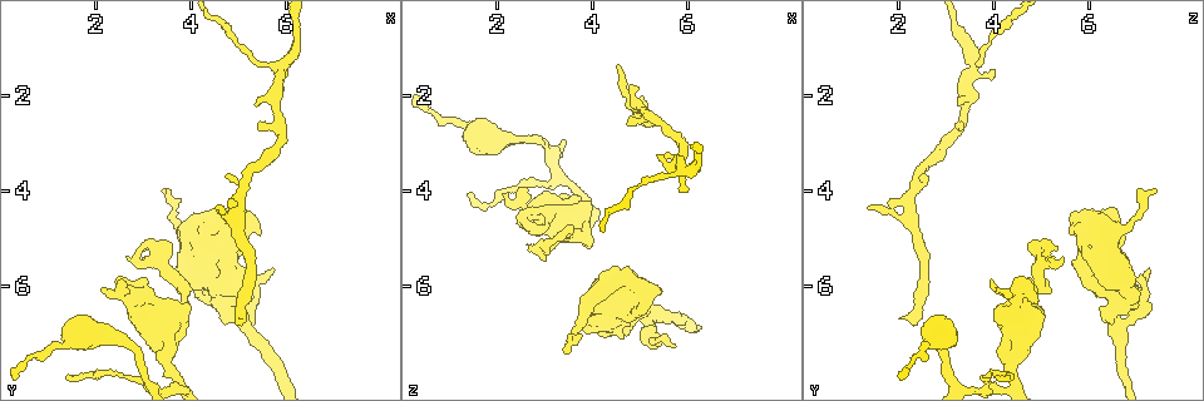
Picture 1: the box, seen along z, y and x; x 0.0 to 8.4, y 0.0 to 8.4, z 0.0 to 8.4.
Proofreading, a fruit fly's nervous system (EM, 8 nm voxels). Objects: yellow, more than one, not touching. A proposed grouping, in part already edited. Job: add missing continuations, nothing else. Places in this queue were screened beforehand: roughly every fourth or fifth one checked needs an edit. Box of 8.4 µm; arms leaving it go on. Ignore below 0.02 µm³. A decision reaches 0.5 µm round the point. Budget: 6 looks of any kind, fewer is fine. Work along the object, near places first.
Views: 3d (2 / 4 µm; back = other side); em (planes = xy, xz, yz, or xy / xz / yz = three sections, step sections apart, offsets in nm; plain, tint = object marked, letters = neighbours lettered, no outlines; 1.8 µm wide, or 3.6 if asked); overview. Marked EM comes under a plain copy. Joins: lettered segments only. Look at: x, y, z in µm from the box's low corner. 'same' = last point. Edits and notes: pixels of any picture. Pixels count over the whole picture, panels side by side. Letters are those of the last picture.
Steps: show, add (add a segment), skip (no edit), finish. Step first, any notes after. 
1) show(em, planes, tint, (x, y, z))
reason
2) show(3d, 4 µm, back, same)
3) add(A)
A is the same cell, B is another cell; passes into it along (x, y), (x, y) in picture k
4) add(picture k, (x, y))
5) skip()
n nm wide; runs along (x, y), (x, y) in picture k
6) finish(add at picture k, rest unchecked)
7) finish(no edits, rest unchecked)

show(em, planes, tint, (5.40, 2.60, 3.35))
thin end

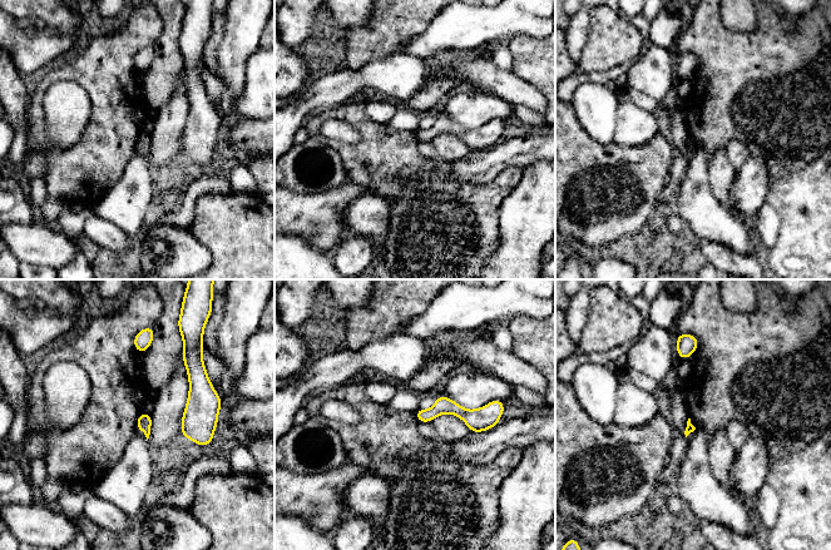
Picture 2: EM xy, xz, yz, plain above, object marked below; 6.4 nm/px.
show(em, planes, letters, same)

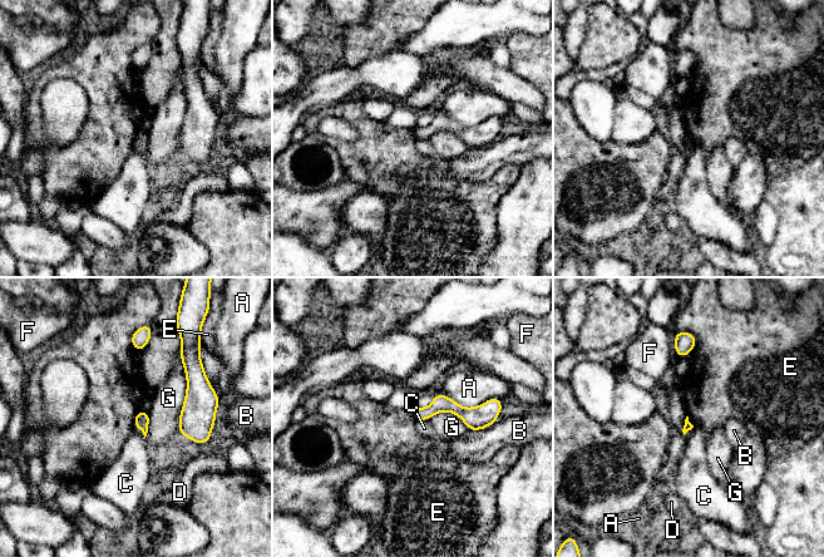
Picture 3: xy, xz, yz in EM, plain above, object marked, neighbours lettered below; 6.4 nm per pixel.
skip()
A, B, C, D, E, F and G are other cells; runs along (417, 412), (435, 407), (488, 412) in picture 3; none of them fits

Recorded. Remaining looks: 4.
show(em, planes, letters, (3.00, 5.20, 5.35))

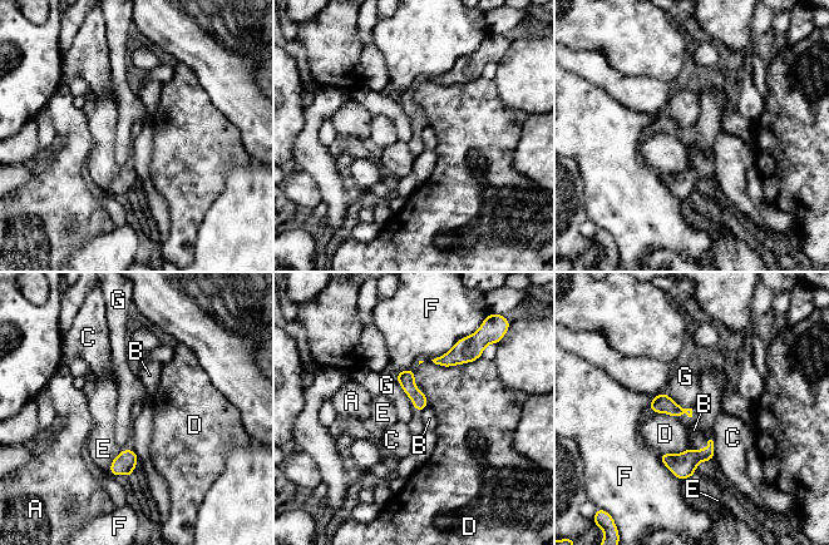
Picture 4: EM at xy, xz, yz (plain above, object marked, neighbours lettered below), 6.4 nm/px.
skip()
90 nm wide; A, B, C, D, E, F and G are other cells; border along (665, 391), (680, 406), (691, 409) in picture 4; no lettered segment goes on from it

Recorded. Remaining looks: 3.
show(3d, 4 µm, (4.95, 6.70, 2.00))
branch stops here

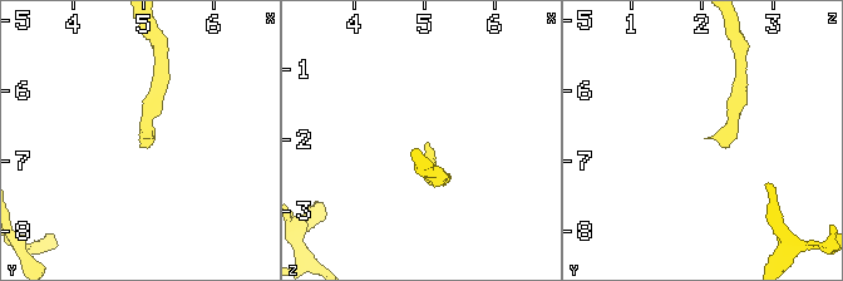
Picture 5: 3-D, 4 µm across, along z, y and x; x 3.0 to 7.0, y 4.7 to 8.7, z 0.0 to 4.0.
show(em, planes, tint, (5.00, 6.75, 2.00))

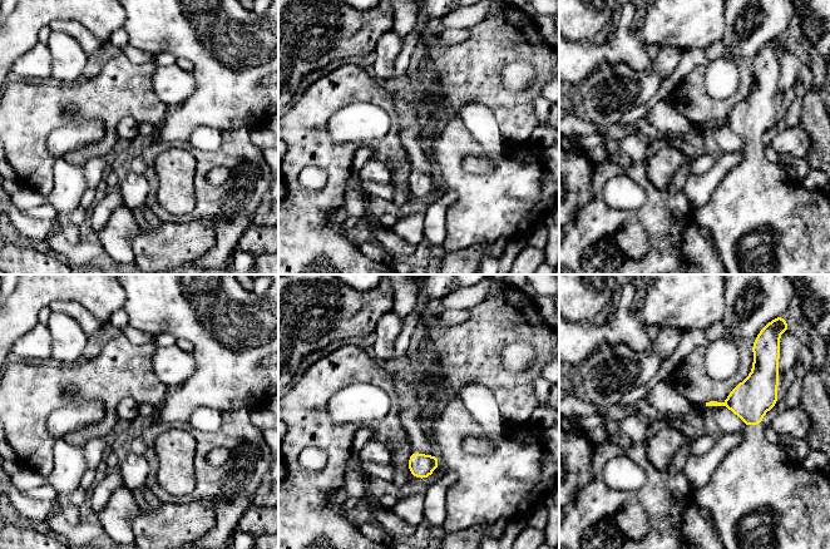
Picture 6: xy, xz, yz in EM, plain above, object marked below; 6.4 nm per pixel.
show(em, planes, letters, same)

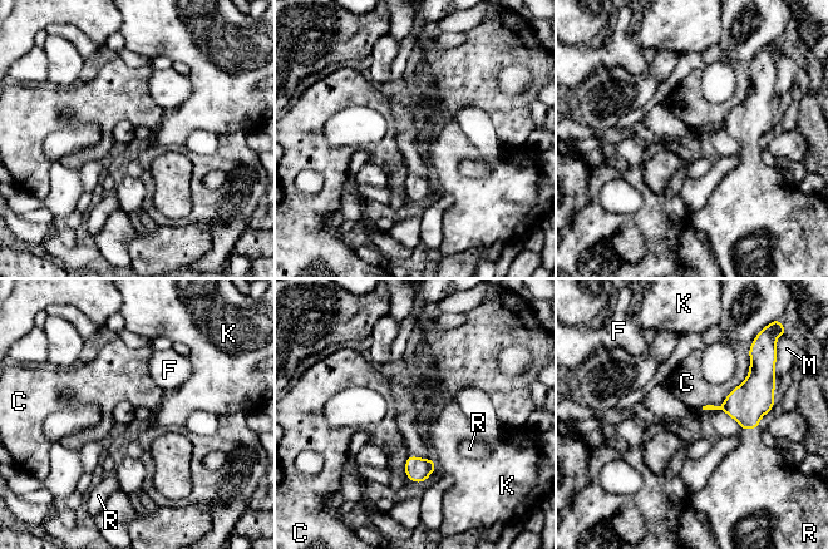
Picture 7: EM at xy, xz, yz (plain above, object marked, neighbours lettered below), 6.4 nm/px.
add(R)
R is the same cell, C, F, K and M are other cells; it goes on there

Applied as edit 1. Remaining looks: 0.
finish(add at picture 7, rest unchecked)

